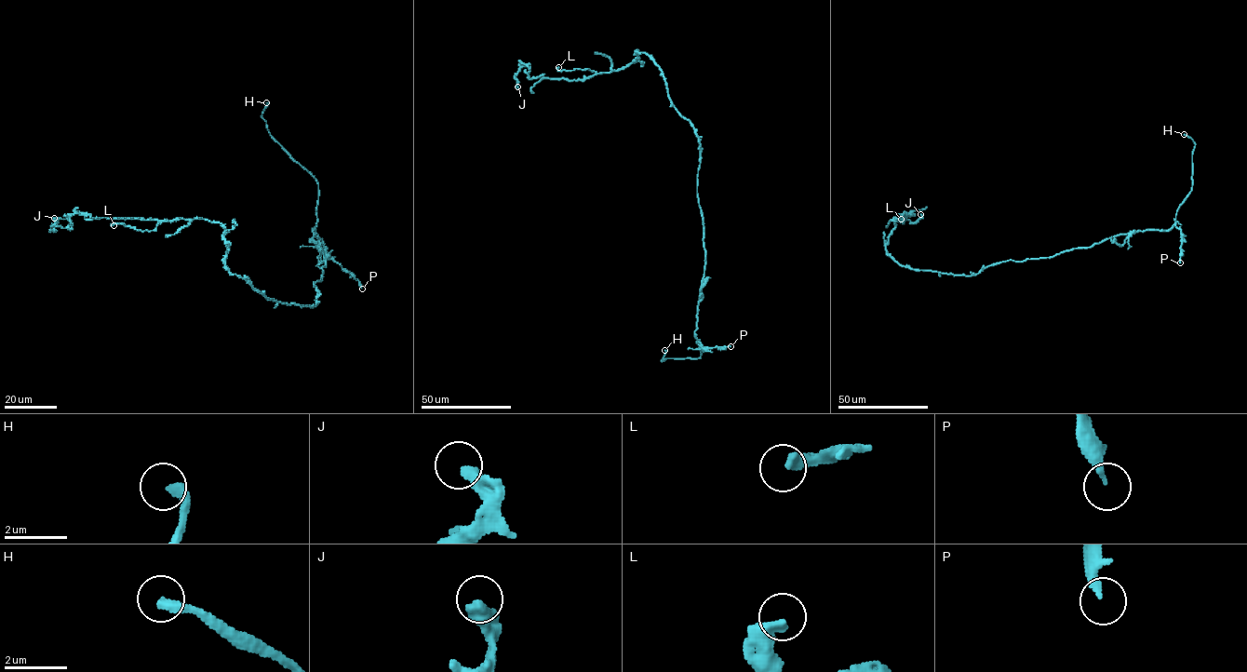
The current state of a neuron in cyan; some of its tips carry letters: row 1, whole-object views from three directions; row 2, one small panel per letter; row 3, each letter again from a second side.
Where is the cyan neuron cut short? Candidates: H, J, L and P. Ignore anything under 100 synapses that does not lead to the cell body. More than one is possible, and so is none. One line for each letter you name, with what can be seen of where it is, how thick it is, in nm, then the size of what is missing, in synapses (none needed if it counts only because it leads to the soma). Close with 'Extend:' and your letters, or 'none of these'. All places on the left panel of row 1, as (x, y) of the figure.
H: Place: (266, 102). Thickness 280 nm
Extend: H

